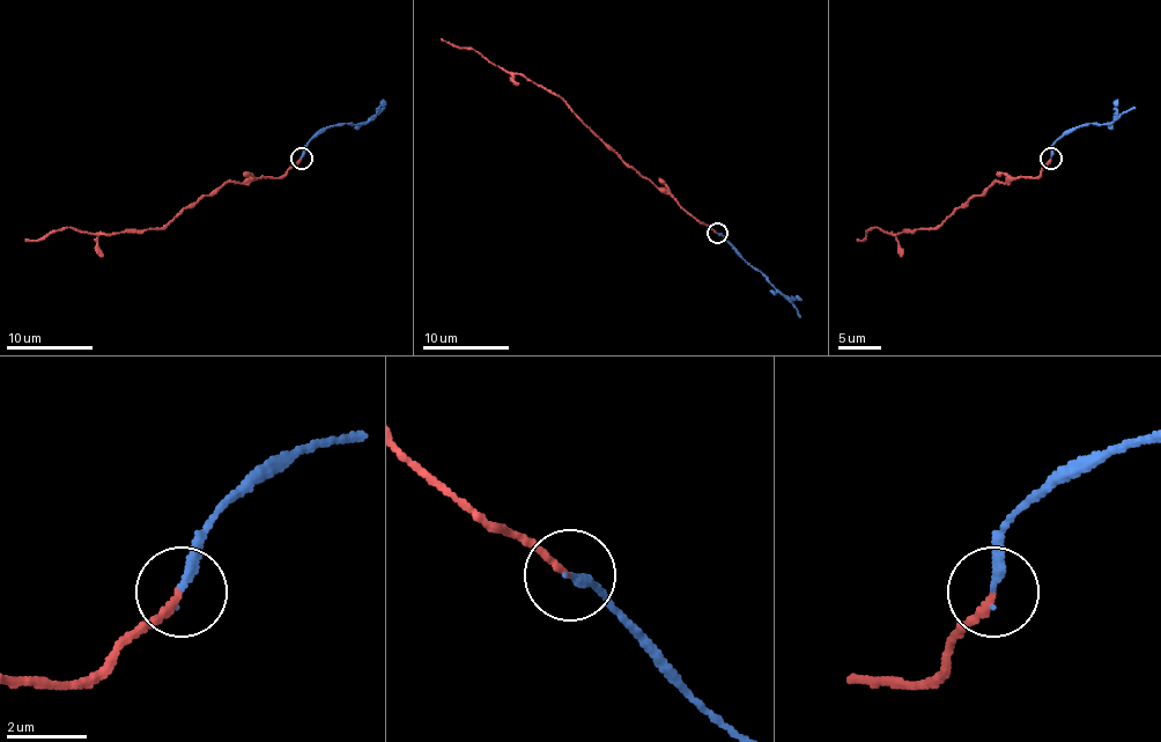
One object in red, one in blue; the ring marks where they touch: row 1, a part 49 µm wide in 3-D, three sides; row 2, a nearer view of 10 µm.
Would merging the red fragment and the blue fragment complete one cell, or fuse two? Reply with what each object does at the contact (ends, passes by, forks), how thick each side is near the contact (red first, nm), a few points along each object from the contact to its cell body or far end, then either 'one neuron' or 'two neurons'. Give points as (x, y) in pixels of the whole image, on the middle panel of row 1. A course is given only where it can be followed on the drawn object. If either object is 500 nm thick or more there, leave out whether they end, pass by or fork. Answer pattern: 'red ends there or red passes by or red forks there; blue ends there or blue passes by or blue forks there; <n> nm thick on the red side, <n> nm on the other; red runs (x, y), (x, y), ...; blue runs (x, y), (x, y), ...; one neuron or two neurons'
red ends there; blue ends there; 160 nm thick on the red side, 240 nm on the other; red runs (717, 234), (641, 177), (556, 95), (518, 73), (508, 73), (477, 52), (441, 39); blue runs (717, 234), (779, 292), (800, 317); one neuron

